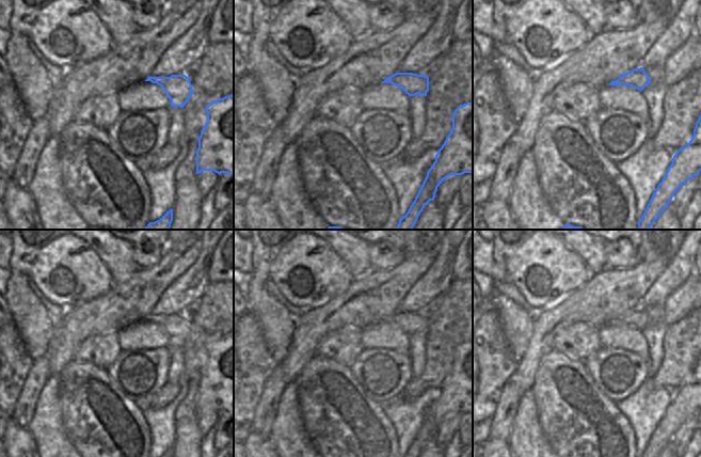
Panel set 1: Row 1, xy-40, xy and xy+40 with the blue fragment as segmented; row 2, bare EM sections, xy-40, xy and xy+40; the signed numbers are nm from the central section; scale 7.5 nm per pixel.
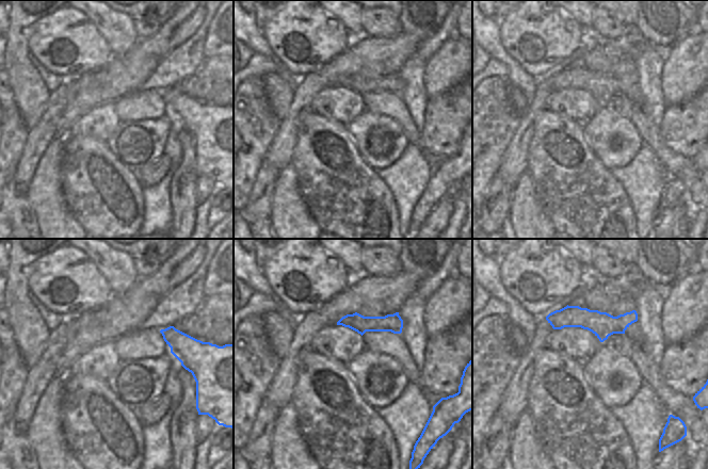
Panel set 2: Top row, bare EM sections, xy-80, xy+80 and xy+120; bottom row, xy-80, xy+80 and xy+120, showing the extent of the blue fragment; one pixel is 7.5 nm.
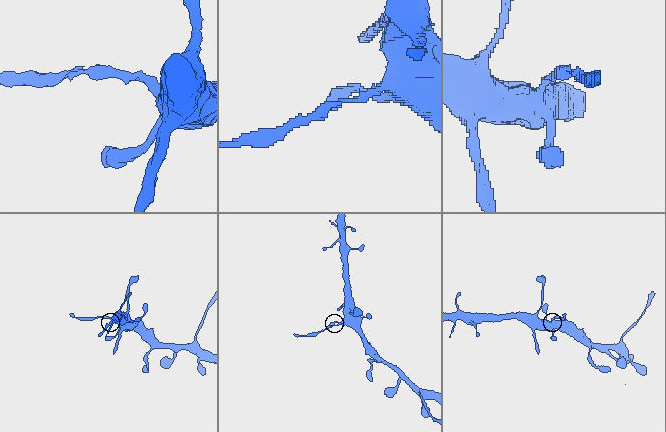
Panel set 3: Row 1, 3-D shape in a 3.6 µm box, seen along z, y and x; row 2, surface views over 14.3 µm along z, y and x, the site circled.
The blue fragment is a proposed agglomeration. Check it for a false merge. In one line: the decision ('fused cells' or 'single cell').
fused cells

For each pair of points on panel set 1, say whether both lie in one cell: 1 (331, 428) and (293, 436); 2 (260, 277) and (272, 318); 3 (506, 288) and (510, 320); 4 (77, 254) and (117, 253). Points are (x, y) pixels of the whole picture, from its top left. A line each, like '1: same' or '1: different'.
1: different
2: same
3: different
4: different

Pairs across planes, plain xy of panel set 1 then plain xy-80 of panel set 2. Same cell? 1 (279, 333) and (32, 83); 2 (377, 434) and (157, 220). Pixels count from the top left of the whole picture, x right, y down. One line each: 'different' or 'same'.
1: same
2: different

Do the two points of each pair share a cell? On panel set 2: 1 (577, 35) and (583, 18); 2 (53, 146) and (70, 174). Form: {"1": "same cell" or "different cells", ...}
{"1": "different cells", "2": "different cells"}

